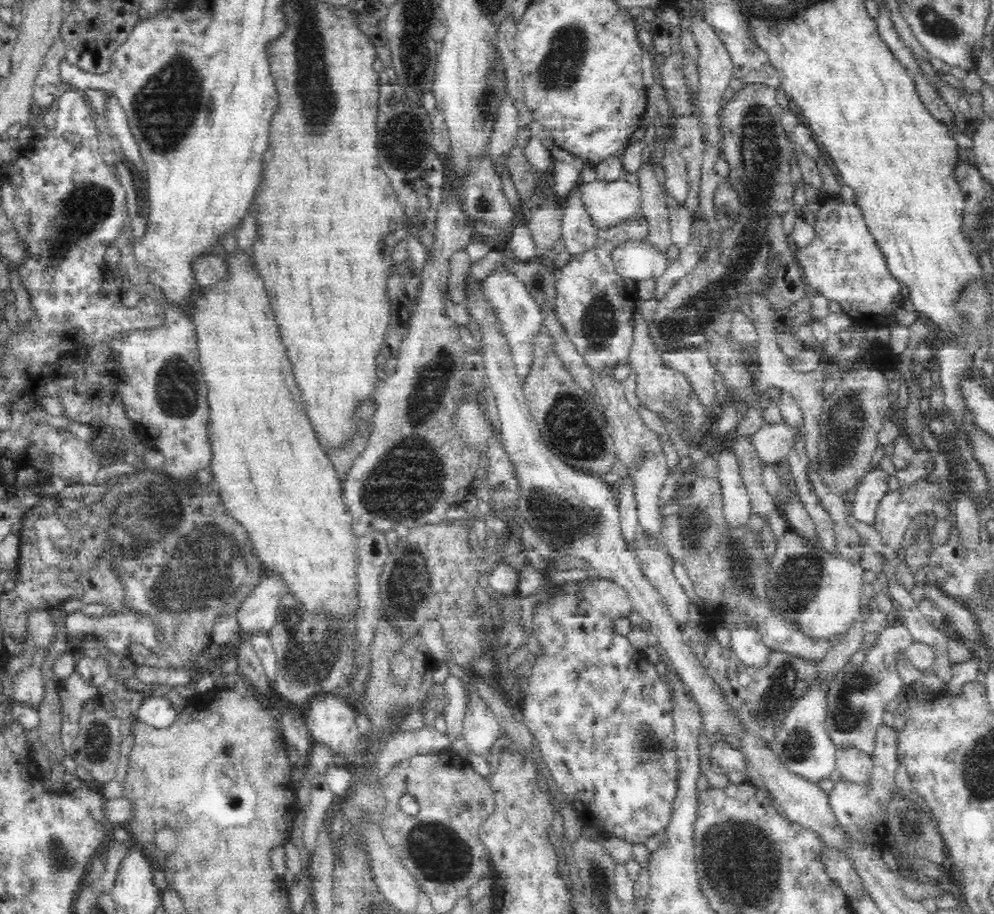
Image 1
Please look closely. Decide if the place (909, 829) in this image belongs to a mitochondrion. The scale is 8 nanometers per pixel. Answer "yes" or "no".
yes

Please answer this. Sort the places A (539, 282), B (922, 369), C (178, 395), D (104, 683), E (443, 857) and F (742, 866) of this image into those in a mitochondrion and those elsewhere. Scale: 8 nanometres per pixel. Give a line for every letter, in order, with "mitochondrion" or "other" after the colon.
A: mitochondrion
B: other
C: mitochondrion
D: other
E: mitochondrion
F: mitochondrion

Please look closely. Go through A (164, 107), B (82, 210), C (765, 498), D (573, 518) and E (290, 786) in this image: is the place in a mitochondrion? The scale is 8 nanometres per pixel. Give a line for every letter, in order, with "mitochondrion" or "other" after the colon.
A: mitochondrion
B: mitochondrion
C: other
D: mitochondrion
E: other

